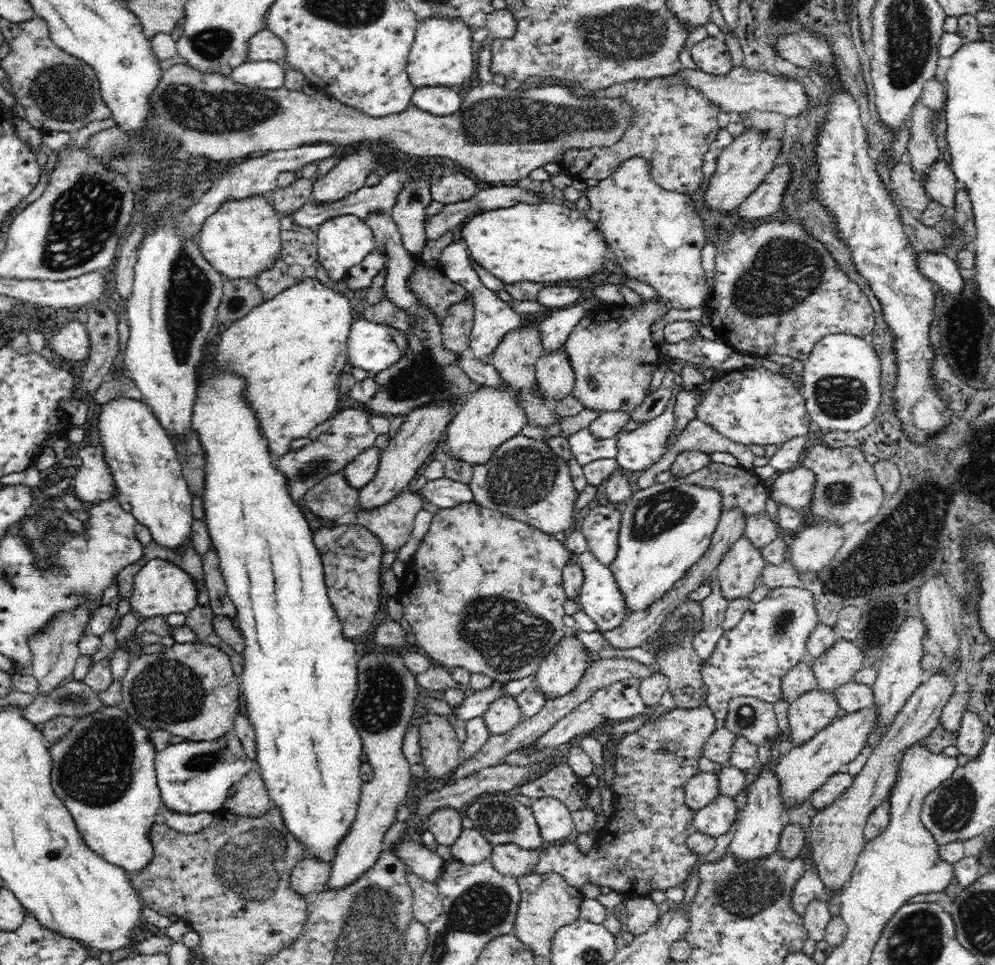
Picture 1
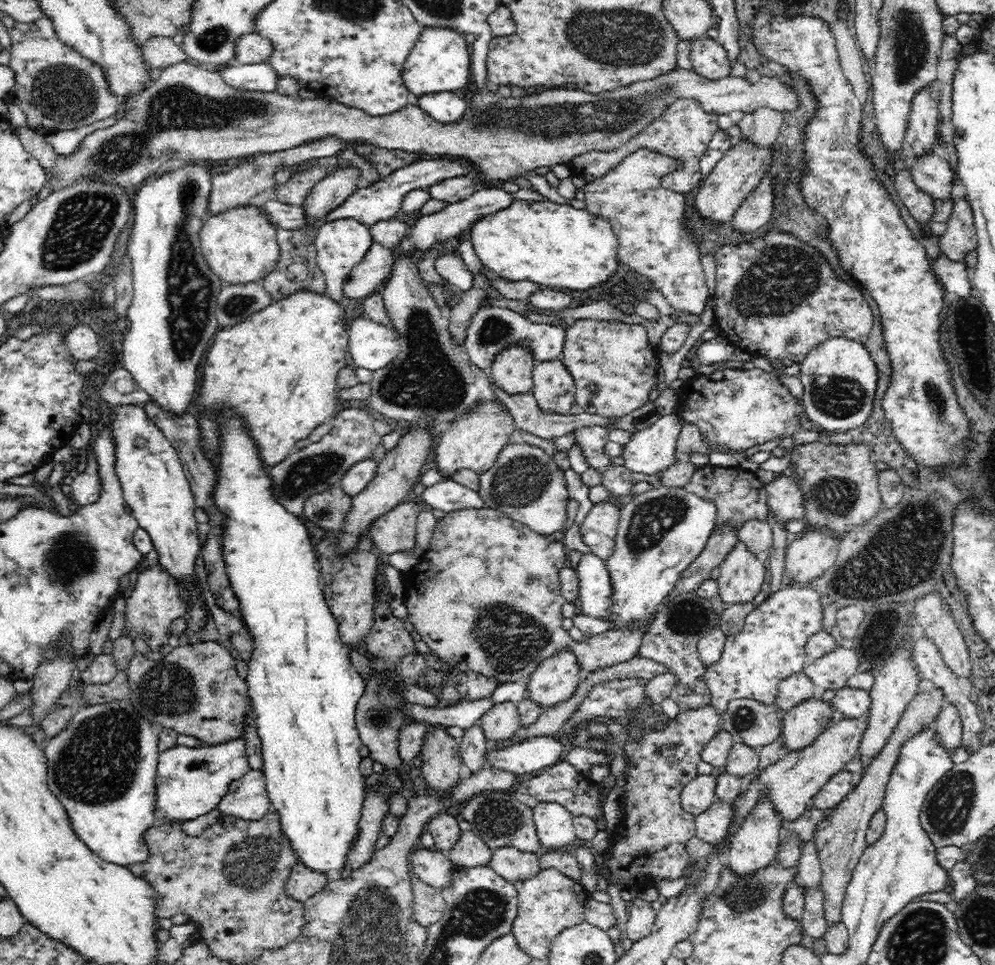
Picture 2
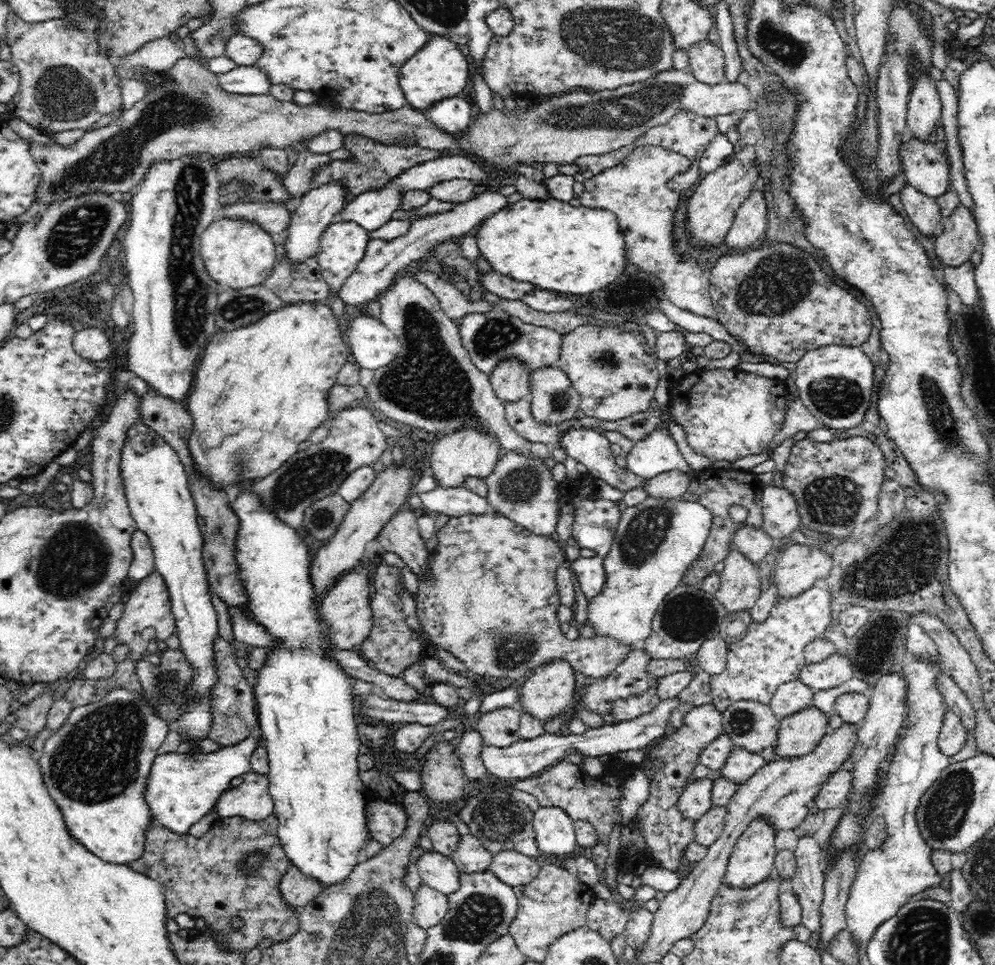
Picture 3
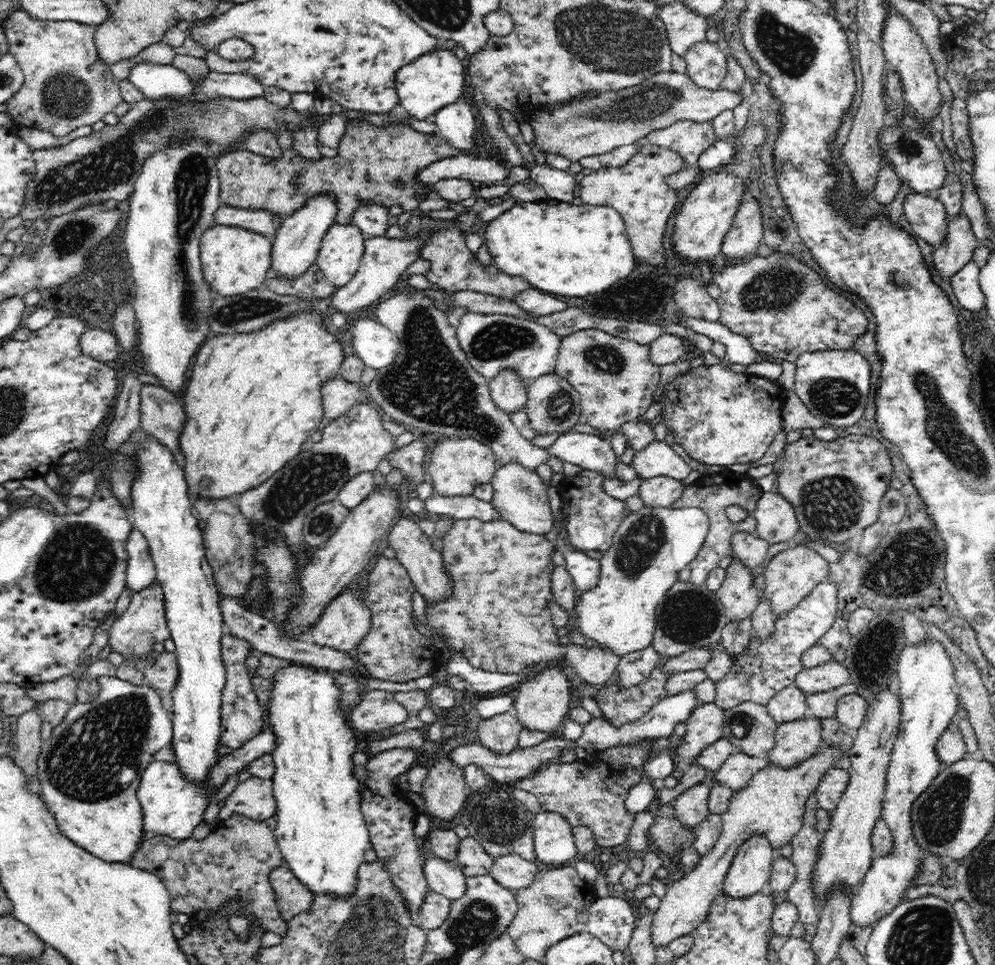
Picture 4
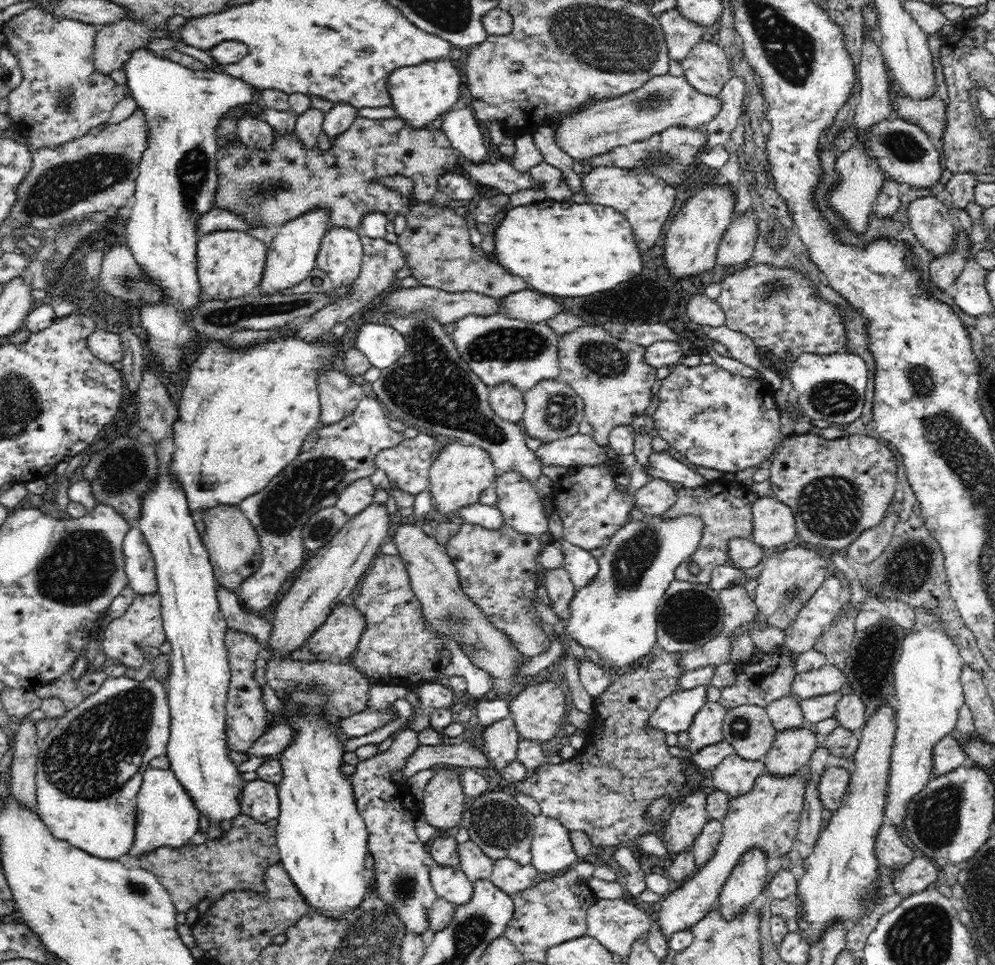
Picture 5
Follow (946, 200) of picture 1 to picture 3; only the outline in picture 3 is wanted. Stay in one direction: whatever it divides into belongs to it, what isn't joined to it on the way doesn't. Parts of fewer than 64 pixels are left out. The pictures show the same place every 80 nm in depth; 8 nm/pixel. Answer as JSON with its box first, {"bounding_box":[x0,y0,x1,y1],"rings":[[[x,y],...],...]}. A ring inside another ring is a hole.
{"bounding_box":[900,132,952,198],"rings":[[[904,132],[903,150],[900,151],[900,159],[901,171],[904,172],[908,185],[929,197],[938,198],[940,195],[946,195],[948,190],[952,188],[947,158],[934,148],[933,140],[927,143],[913,141],[907,147],[904,143],[909,140],[909,132]]]}

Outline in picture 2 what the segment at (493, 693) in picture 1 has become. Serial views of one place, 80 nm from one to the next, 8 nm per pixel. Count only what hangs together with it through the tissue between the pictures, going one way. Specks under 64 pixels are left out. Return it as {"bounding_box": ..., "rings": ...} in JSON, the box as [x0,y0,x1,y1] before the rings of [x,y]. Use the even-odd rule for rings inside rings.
{"bounding_box":[407,696,493,729],"rings":[[[492,696],[478,701],[462,700],[454,705],[448,704],[444,708],[427,708],[410,704],[407,715],[411,718],[411,722],[442,724],[446,727],[467,729],[493,705]]]}

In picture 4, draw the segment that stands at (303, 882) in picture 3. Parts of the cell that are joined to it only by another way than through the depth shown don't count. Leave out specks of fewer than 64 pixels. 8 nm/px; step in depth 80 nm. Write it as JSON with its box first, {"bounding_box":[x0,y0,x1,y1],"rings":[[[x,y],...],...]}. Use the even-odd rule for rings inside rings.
{"bounding_box":[270,865,316,922],"rings":[[[287,865],[272,870],[270,881],[284,920],[289,922],[297,913],[312,907],[316,894],[302,884]]]}

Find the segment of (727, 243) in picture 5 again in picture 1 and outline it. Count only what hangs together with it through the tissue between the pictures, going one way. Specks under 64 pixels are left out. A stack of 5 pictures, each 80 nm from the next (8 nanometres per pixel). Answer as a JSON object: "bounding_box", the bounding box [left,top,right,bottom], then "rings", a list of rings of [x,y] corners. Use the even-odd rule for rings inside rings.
{"bounding_box":[738,163,790,223],"rings":[[[788,163],[774,168],[760,187],[752,192],[745,202],[739,205],[738,216],[747,223],[763,220],[773,216],[782,208],[784,188],[790,180],[790,166]]]}

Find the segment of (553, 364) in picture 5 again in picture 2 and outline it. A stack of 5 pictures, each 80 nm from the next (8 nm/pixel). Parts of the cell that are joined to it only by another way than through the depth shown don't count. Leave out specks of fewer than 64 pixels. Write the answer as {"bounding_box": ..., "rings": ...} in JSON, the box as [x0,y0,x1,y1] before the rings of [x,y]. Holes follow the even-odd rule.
{"bounding_box":[463,305,567,371],"rings":[[[482,305],[474,313],[472,320],[466,329],[466,336],[463,346],[467,350],[472,363],[483,371],[490,370],[494,358],[502,352],[504,348],[512,344],[525,344],[533,354],[536,363],[546,360],[556,360],[563,354],[565,334],[567,331],[563,324],[534,324],[526,320],[523,315],[510,309],[502,307],[489,307]]]}

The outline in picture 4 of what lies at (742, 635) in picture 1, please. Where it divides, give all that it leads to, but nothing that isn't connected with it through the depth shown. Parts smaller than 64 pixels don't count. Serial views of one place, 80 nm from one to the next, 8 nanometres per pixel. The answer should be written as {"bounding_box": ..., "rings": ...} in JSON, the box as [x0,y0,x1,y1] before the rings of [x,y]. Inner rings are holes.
{"bounding_box":[714,581,838,710],"rings":[[[825,581],[815,586],[808,596],[796,604],[796,608],[786,612],[788,613],[786,618],[782,620],[774,618],[776,624],[774,636],[770,636],[766,642],[751,637],[750,648],[742,656],[734,658],[734,666],[730,668],[728,675],[724,675],[722,680],[714,683],[717,693],[714,704],[724,710],[744,702],[754,702],[766,707],[781,689],[795,683],[796,675],[803,670],[801,660],[804,652],[815,646],[832,628],[836,610],[838,610],[838,597],[833,584]]]}

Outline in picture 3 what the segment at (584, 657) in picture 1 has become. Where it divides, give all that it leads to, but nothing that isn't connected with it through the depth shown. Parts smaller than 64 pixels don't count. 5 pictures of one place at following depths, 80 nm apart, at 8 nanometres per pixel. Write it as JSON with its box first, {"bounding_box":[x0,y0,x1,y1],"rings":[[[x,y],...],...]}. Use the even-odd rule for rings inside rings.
{"bounding_box":[517,658,576,722],"rings":[[[565,658],[556,661],[545,662],[534,669],[532,674],[520,690],[520,700],[517,705],[520,713],[529,714],[532,718],[540,722],[548,722],[562,714],[564,710],[575,704],[574,691],[576,691],[576,681],[574,680],[575,670],[572,669],[571,662]]]}

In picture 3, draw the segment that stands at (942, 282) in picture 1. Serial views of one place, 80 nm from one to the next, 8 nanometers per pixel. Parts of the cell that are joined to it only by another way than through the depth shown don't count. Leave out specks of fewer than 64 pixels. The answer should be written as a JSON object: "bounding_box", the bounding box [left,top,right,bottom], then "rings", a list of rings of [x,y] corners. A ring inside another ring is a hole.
{"bounding_box":[944,261,979,306],"rings":[[[970,261],[960,266],[946,266],[944,270],[944,284],[950,287],[966,306],[974,306],[978,302],[979,292],[975,284],[974,268]]]}

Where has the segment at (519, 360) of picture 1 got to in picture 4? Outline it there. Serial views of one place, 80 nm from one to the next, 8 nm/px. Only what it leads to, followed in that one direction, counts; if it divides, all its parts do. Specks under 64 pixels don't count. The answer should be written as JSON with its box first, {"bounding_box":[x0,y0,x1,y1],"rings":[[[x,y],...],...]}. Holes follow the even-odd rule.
{"bounding_box":[489,370,528,415],"rings":[[[500,370],[496,378],[489,381],[489,391],[497,408],[502,408],[508,415],[525,408],[527,403],[528,382],[520,380],[511,370]]]}

